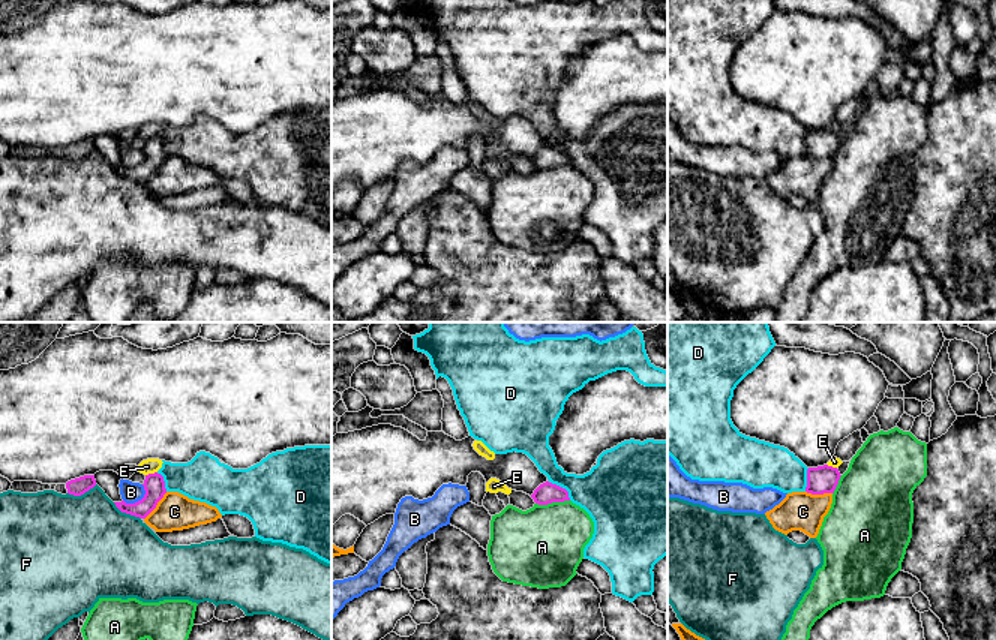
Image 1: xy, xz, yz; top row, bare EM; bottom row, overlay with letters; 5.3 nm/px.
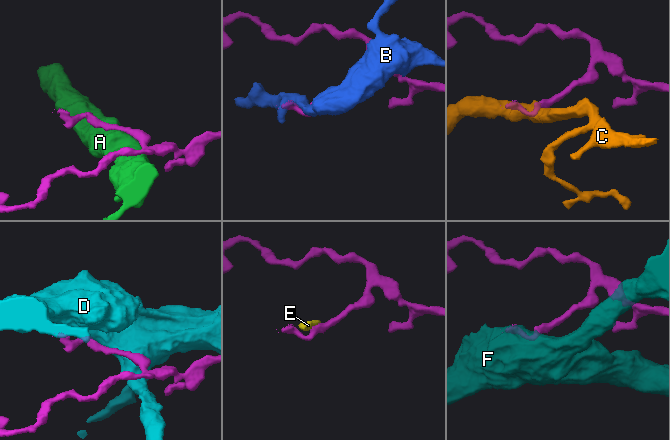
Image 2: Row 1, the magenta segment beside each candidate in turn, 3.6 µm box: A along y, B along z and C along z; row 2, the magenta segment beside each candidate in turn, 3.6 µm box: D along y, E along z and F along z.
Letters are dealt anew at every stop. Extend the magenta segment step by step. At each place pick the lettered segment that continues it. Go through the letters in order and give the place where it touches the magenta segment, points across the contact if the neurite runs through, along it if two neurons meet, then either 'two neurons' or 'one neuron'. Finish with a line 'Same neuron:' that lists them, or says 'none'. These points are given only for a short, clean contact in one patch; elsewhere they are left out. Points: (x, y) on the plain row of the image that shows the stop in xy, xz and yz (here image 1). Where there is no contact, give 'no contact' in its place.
A: xz (552, 165) | two neurons
B: xy (138, 165) | two neurons
C: xy (156, 168) | two neurons
D: xz (561, 152) | two neurons
E: xy (150, 138) | along xy (156, 135), (146, 140) | two neurons
F: xy (81, 158) | two neurons
Same neuron: none

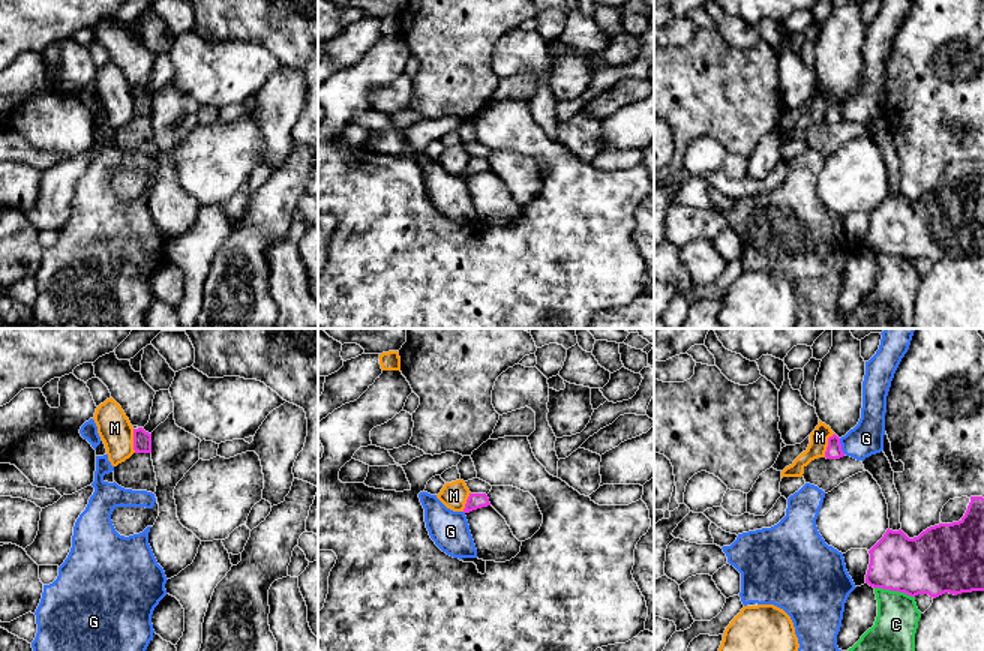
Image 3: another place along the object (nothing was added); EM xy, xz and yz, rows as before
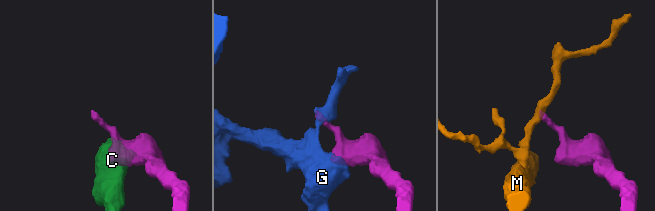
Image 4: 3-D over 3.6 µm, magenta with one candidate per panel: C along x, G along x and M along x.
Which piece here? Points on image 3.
C: yz (894, 254) | two neurons
G: yz (840, 110) | two neurons
M: yz (828, 108) | along yz (834, 98), (828, 102), (824, 120) | two neurons
Same neuron: none

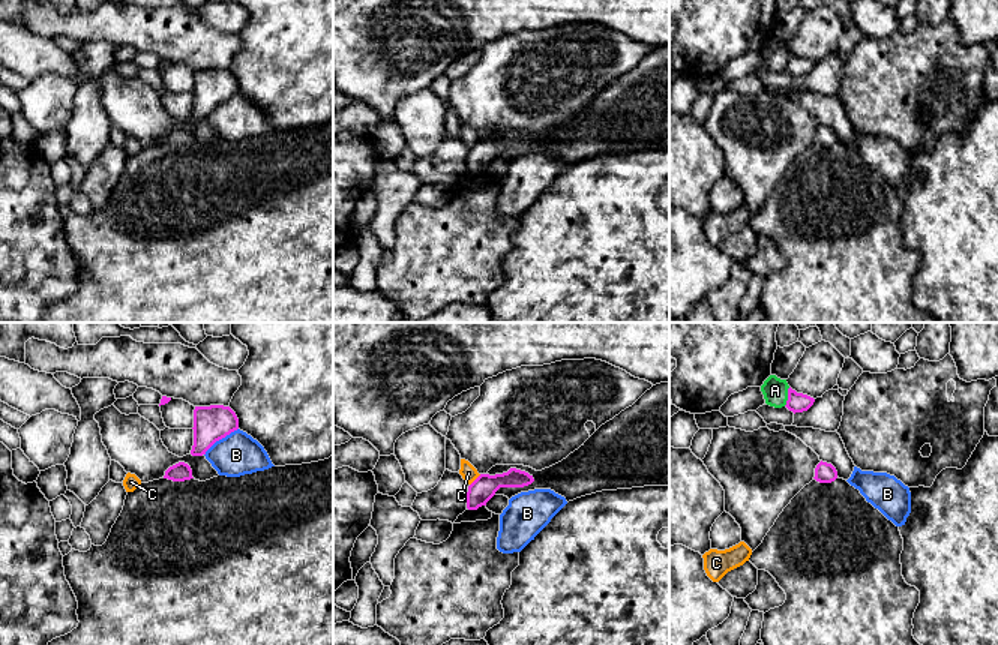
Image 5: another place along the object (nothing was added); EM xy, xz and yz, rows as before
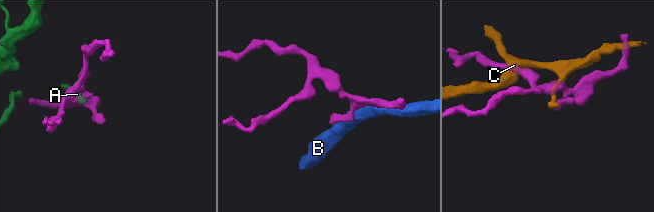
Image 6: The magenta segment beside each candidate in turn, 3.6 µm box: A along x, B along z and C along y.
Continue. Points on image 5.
A: yz (788, 60) | along yz (790, 51), (784, 69) | two neurons
B: xy (219, 102) | two neurons
C: xz (474, 144) | along xz (480, 138), (470, 149) | two neurons
Same neuron: none

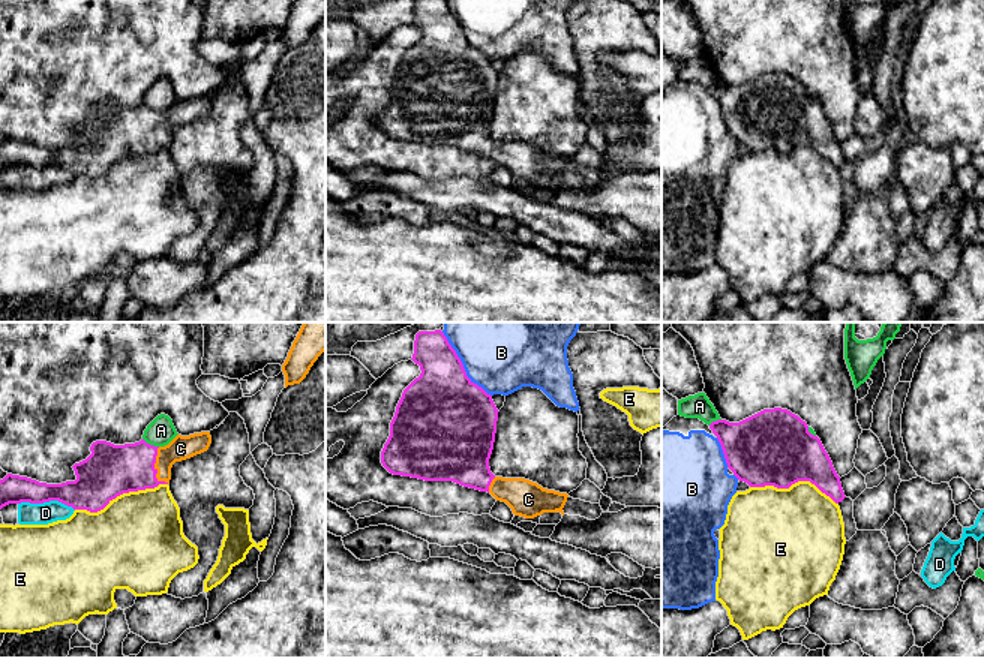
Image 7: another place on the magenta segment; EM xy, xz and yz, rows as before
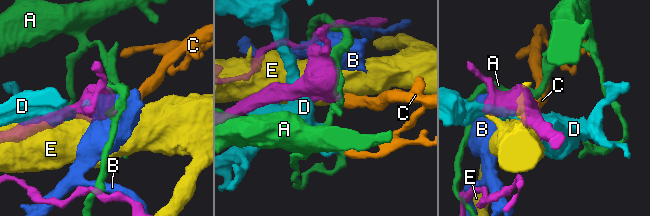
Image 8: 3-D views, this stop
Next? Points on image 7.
A: xy (149, 108) | two neurons
B: xz (462, 32) | two neurons
C: xy (153, 132) | across xy (110, 135), (153, 132), (164, 122), (180, 113) | one neuron
D: xy (47, 165) | two neurons
E: xy (120, 158) | two neurons
Same neuron: C

